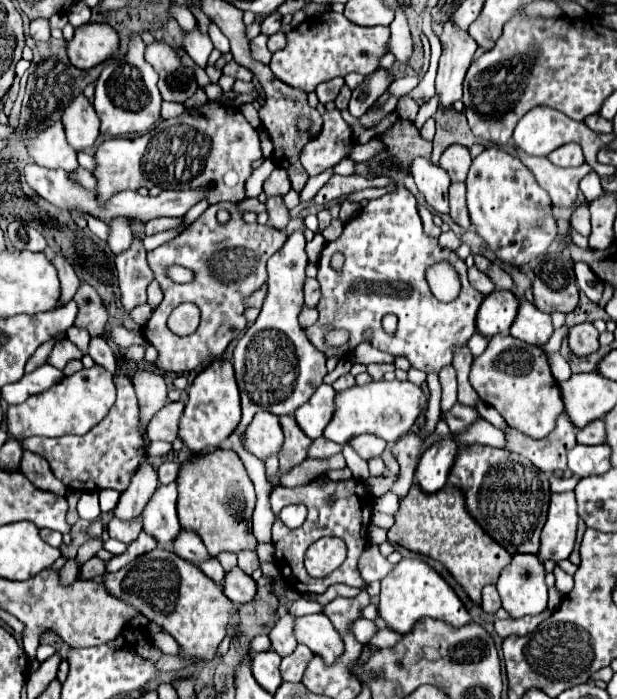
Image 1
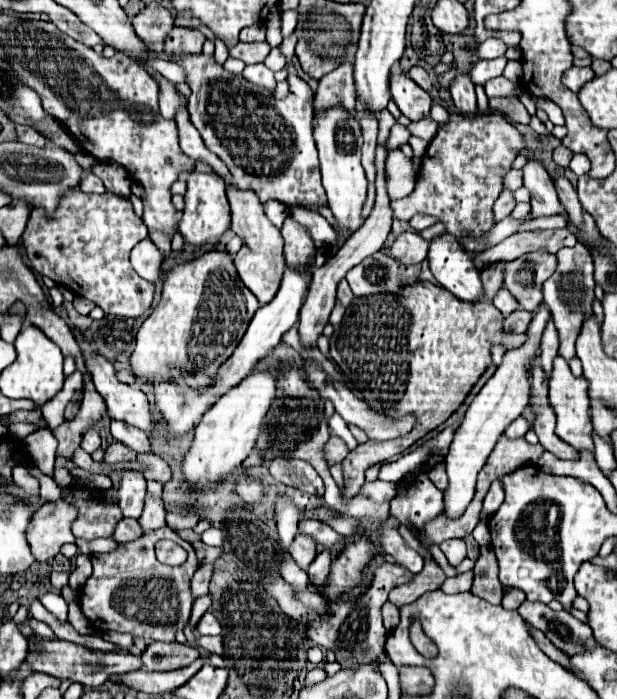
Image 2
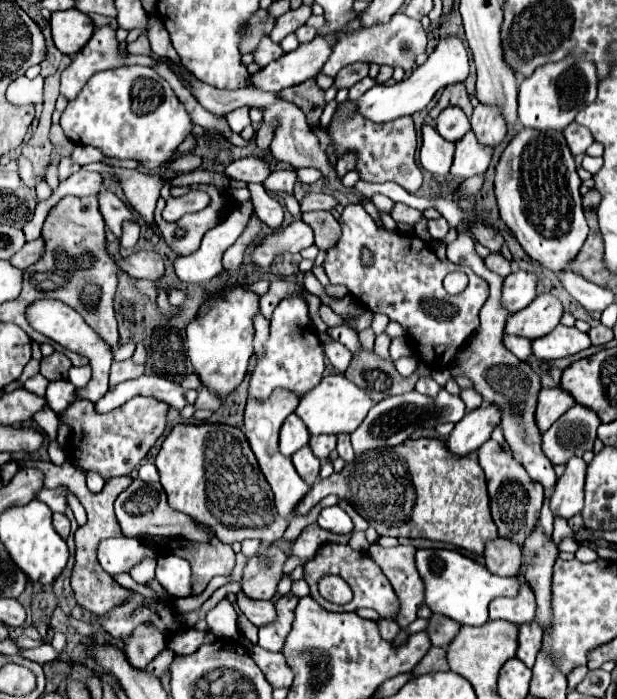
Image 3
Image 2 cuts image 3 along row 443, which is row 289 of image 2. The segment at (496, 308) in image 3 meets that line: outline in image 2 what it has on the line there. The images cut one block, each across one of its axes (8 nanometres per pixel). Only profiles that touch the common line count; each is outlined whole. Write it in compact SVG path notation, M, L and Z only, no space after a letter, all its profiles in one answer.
M546 250L528 252L504 266L504 286L516 298L522 310L534 312L542 304L542 284L556 272L556 254Z

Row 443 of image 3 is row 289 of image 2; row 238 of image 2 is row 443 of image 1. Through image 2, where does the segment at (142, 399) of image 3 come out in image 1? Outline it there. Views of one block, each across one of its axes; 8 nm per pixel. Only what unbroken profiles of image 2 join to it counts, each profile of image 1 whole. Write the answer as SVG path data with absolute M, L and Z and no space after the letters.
M124 374L114 376L116 384L116 402L110 408L108 416L96 424L84 436L62 436L62 438L26 438L22 440L22 448L32 450L44 456L58 480L66 484L70 490L104 490L112 488L124 492L132 472L136 472L142 460L142 434L138 430L138 400L132 388L132 382Z

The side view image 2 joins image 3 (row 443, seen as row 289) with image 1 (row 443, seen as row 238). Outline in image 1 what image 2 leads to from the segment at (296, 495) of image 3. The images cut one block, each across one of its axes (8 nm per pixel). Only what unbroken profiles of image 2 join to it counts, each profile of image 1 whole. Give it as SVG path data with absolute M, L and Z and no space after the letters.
M258 412L242 436L244 448L260 460L278 454L282 448L282 428L272 412Z

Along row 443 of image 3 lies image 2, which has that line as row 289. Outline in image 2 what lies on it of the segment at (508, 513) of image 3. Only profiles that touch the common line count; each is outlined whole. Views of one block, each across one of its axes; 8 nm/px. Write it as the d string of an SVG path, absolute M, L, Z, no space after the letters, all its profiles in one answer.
M496 262L496 264L490 264L488 268L480 270L480 278L482 278L482 284L484 284L488 300L492 300L494 294L496 294L496 290L504 286L502 268L504 268L504 262Z

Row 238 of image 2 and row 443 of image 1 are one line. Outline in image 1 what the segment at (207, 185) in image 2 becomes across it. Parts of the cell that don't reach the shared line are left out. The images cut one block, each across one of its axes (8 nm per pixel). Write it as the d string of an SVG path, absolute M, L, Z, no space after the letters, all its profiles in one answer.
M214 360L206 366L188 388L188 404L184 408L178 436L184 444L196 452L204 454L206 450L214 450L224 442L240 422L240 392L234 378L234 368L228 360Z

